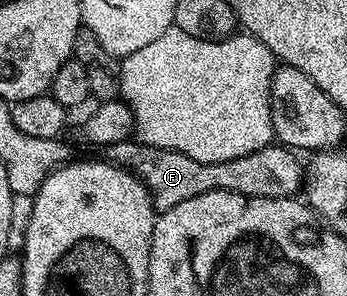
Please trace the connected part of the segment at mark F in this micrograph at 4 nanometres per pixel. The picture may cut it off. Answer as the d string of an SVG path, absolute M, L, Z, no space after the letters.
M130 138L118 144L108 145L103 152L104 159L120 168L128 168L131 175L139 178L149 191L153 200L154 213L160 214L187 202L187 198L199 198L199 194L208 192L234 192L244 196L259 198L296 197L303 188L303 160L294 149L274 142L243 158L231 158L231 162L195 162L179 150L167 150L142 144L136 138Z

